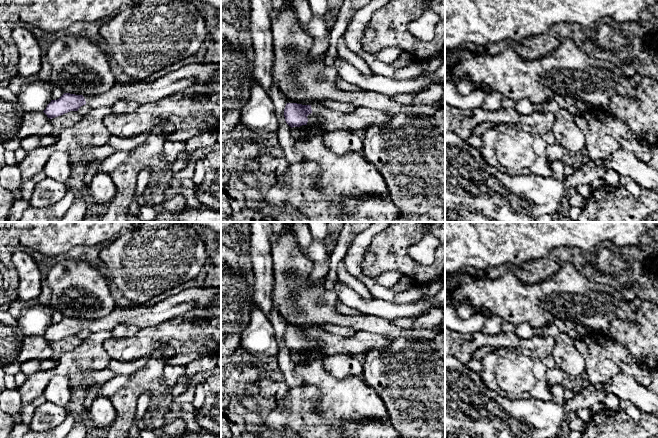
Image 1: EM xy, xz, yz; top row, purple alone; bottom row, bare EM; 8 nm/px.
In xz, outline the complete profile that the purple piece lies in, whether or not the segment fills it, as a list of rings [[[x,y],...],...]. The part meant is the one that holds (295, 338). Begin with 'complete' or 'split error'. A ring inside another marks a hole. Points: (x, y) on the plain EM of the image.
split error; [[[287,327],[284,333],[286,347],[291,351],[302,349],[316,350],[326,355],[365,355],[371,349],[385,350],[392,345],[392,341],[387,336],[374,332],[359,331],[354,336],[344,337],[332,334],[324,330],[302,329],[297,327]]]

